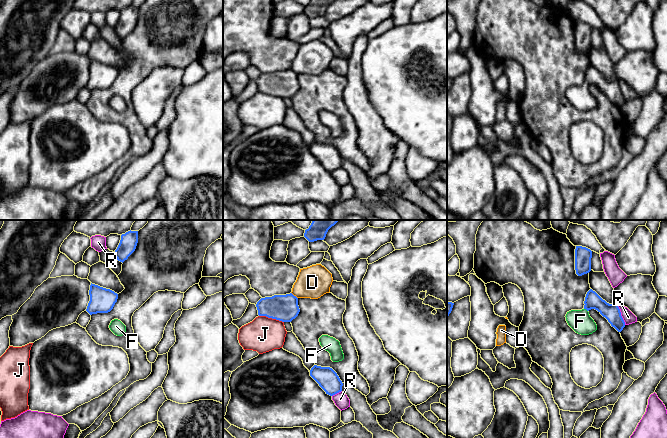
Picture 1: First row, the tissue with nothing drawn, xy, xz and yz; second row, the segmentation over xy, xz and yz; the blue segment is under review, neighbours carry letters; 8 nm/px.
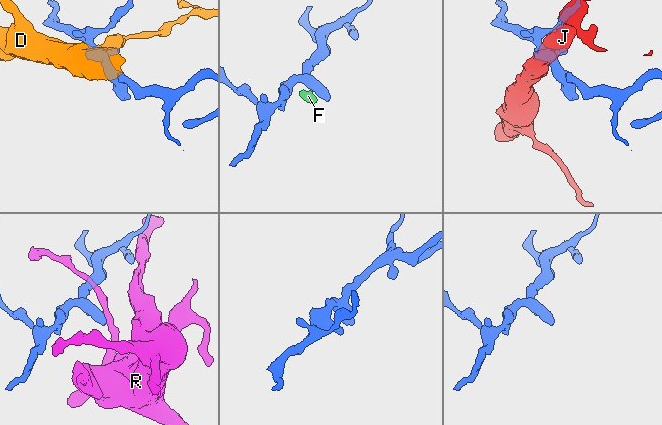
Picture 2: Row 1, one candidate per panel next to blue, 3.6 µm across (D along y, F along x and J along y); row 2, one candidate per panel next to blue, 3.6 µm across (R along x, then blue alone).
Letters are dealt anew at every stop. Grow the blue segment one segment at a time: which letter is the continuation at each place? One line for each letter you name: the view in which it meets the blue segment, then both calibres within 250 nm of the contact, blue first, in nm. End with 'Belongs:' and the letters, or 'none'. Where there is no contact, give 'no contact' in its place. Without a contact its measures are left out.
F: yz | 140/180 nm
Belongs: F

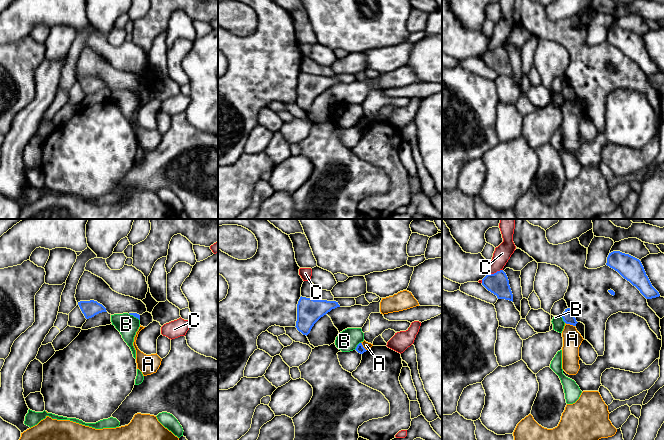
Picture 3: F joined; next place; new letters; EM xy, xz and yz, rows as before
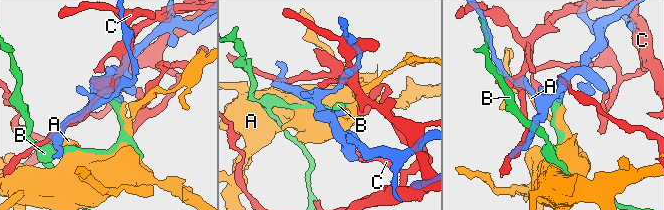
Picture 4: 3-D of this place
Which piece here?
Belongs: none

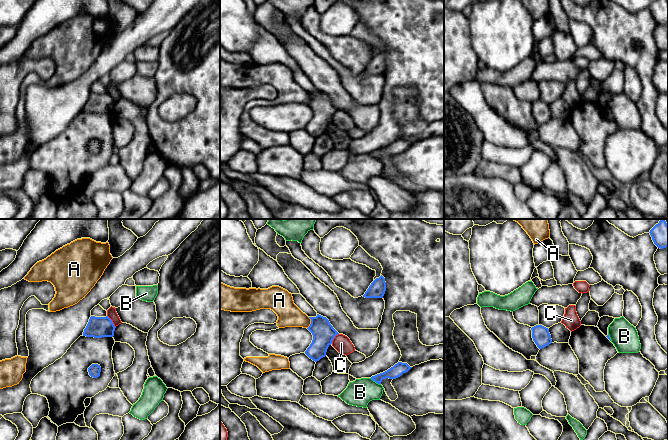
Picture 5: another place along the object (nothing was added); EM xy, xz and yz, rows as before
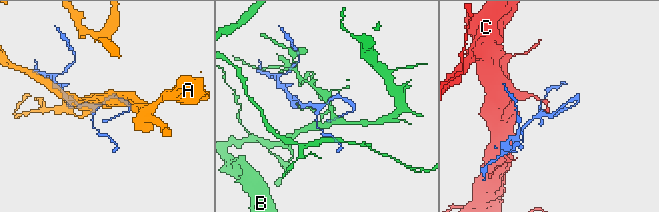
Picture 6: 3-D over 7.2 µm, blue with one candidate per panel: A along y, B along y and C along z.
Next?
Belongs: none

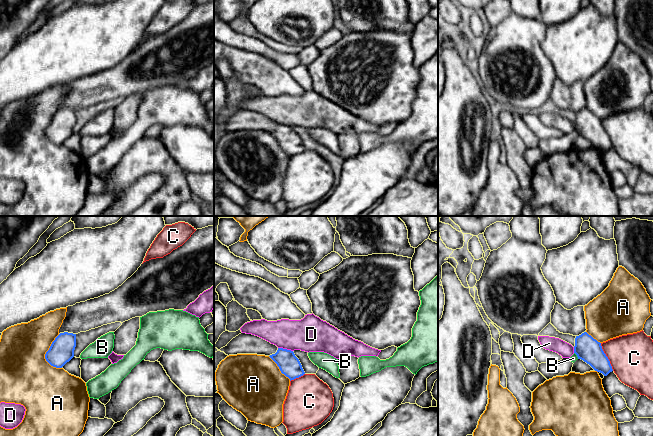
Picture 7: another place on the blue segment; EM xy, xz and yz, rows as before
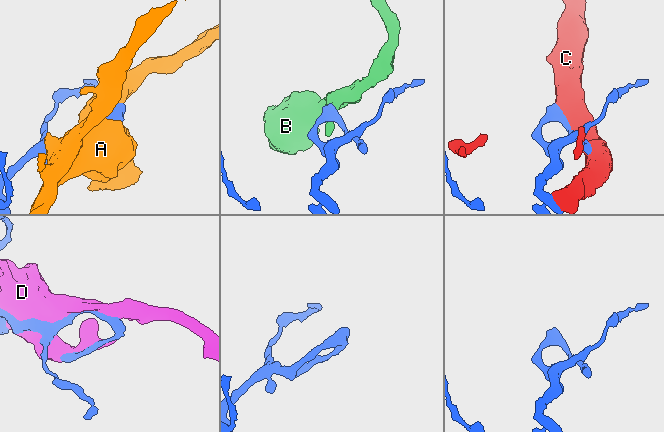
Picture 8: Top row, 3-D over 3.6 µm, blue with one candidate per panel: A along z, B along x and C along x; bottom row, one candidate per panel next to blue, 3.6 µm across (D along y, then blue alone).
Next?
Belongs: none

